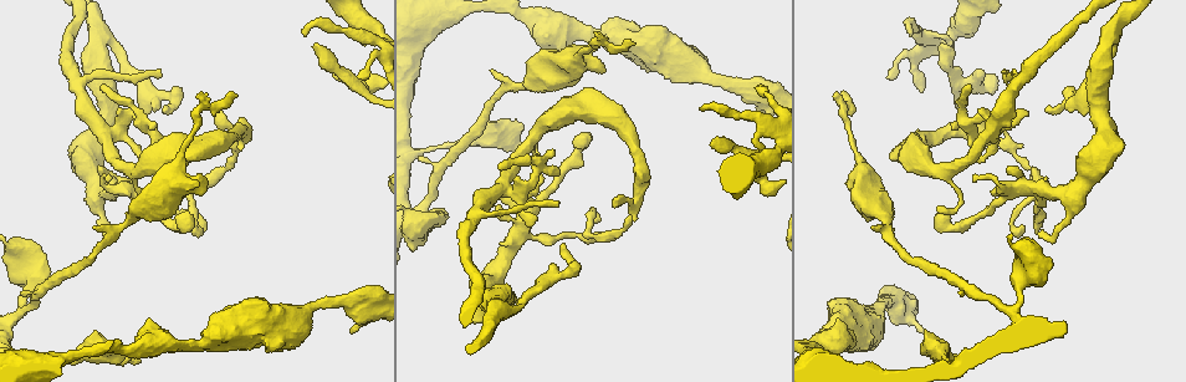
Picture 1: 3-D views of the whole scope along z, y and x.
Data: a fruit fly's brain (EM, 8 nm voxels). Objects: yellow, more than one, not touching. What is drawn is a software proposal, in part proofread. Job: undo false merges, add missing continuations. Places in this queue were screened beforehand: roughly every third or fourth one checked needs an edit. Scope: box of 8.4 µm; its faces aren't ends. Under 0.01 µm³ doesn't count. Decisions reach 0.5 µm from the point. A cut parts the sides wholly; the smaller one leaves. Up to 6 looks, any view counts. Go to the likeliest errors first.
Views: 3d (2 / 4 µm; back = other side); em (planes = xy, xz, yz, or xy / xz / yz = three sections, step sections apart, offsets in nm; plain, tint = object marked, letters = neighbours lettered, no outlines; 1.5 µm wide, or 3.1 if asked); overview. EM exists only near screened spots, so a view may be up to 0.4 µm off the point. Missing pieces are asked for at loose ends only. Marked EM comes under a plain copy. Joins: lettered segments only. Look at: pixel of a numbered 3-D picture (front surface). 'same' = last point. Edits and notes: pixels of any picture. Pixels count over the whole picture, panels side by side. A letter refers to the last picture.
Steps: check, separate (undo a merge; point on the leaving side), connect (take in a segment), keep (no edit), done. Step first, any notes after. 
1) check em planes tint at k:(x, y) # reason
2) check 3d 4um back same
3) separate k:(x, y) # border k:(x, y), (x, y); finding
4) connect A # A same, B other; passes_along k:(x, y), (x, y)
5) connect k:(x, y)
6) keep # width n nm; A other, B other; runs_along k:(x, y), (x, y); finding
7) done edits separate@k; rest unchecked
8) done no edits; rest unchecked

check 3d 4um at 1:(888, 76) # an open end

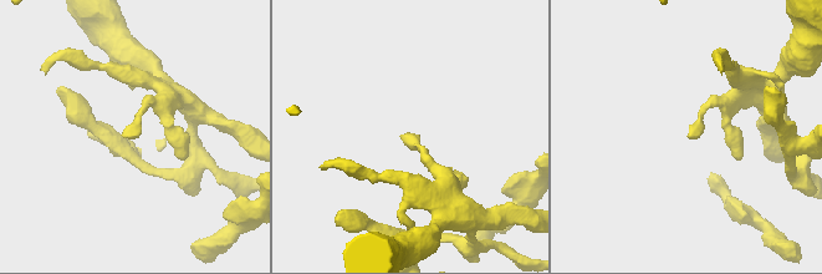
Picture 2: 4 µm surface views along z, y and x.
check em planes letters at 2:(692, 138) # shape alone is not enough

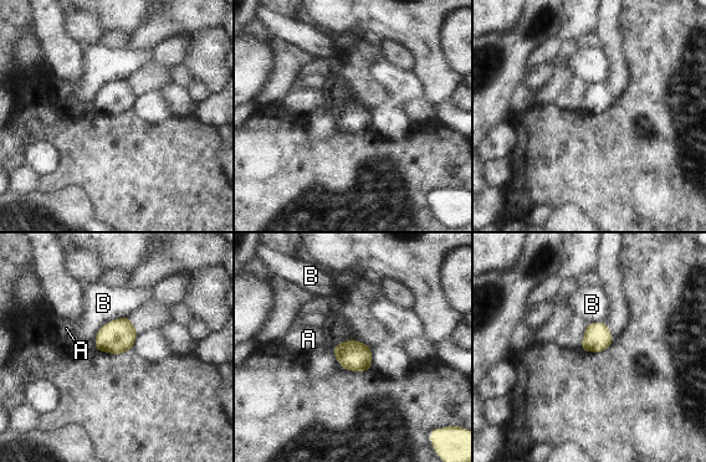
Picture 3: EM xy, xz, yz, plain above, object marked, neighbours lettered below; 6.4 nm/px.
keep # A other, B other; border 3:(98, 330), (95, 339); no lettered segment goes on from it

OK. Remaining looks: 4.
check em yz step 4 tint at 1:(202, 233) # an open end

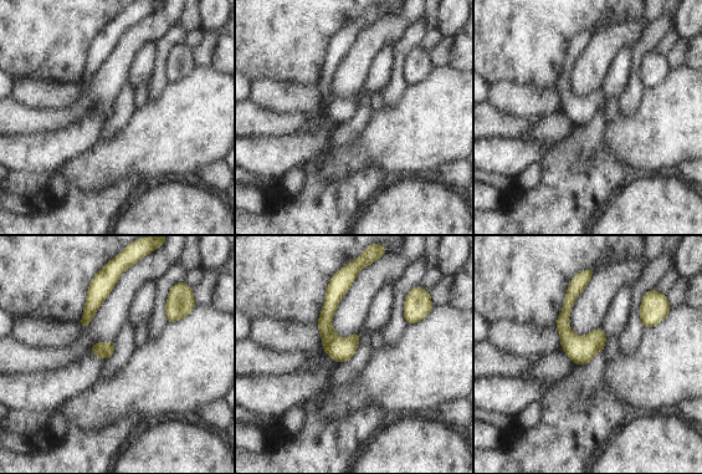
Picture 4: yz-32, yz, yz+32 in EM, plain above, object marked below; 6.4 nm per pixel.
check em planes letters same

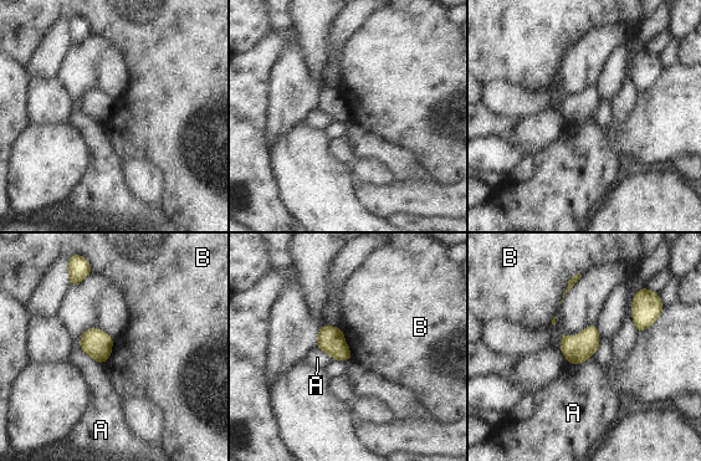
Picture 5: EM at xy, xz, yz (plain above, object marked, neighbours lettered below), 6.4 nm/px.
keep # width 170 nm; A other, B other; border 5:(579, 272), (568, 281), (558, 305); none of them fits

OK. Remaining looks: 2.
check em planes letters at 1:(23, 308) # thick turns thin

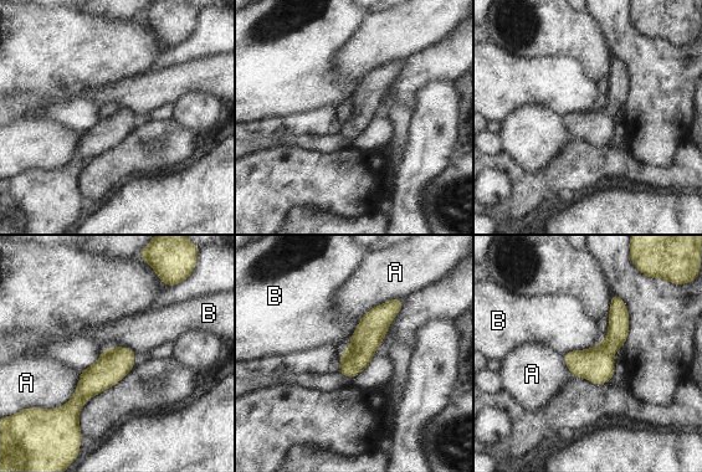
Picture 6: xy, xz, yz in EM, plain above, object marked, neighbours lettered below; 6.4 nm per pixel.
keep # width 190 nm; A other, B other; runs_along 6:(399, 302), (370, 331), (344, 372); all the same cell

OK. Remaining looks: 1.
done no edits; rest unchecked

